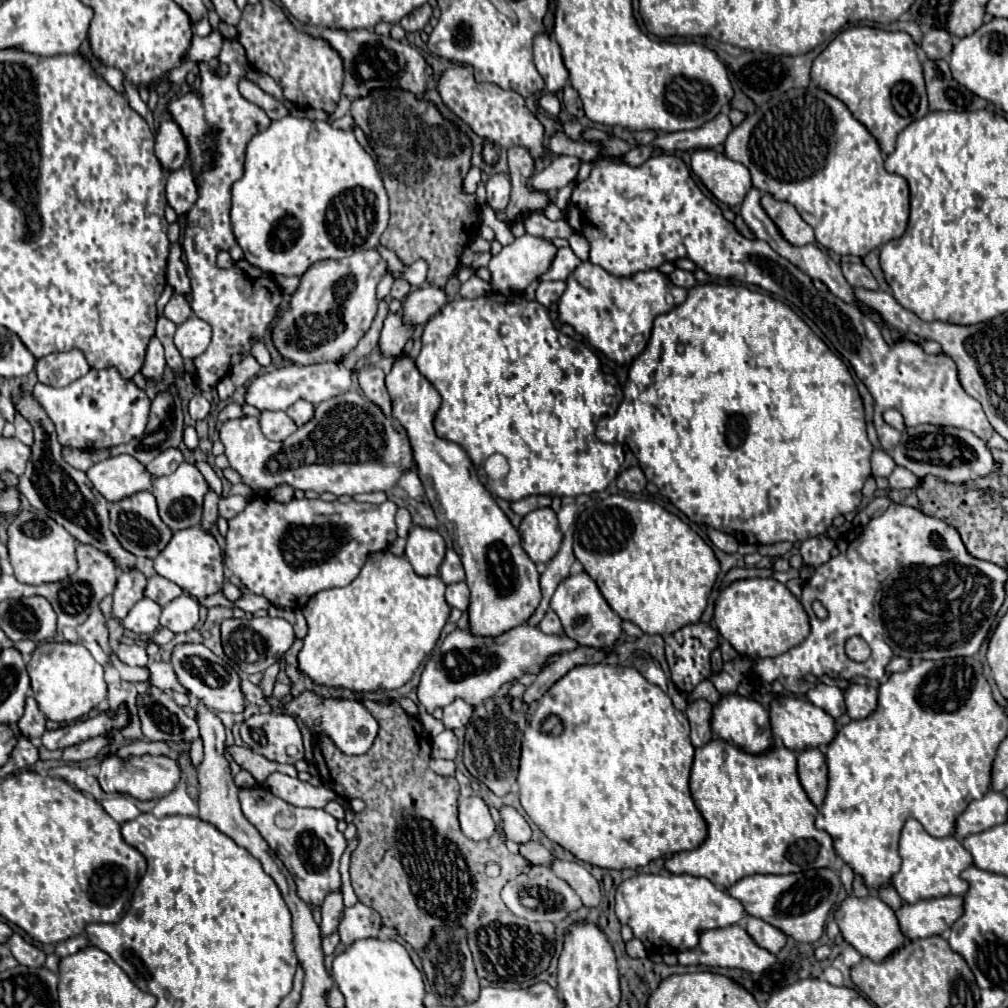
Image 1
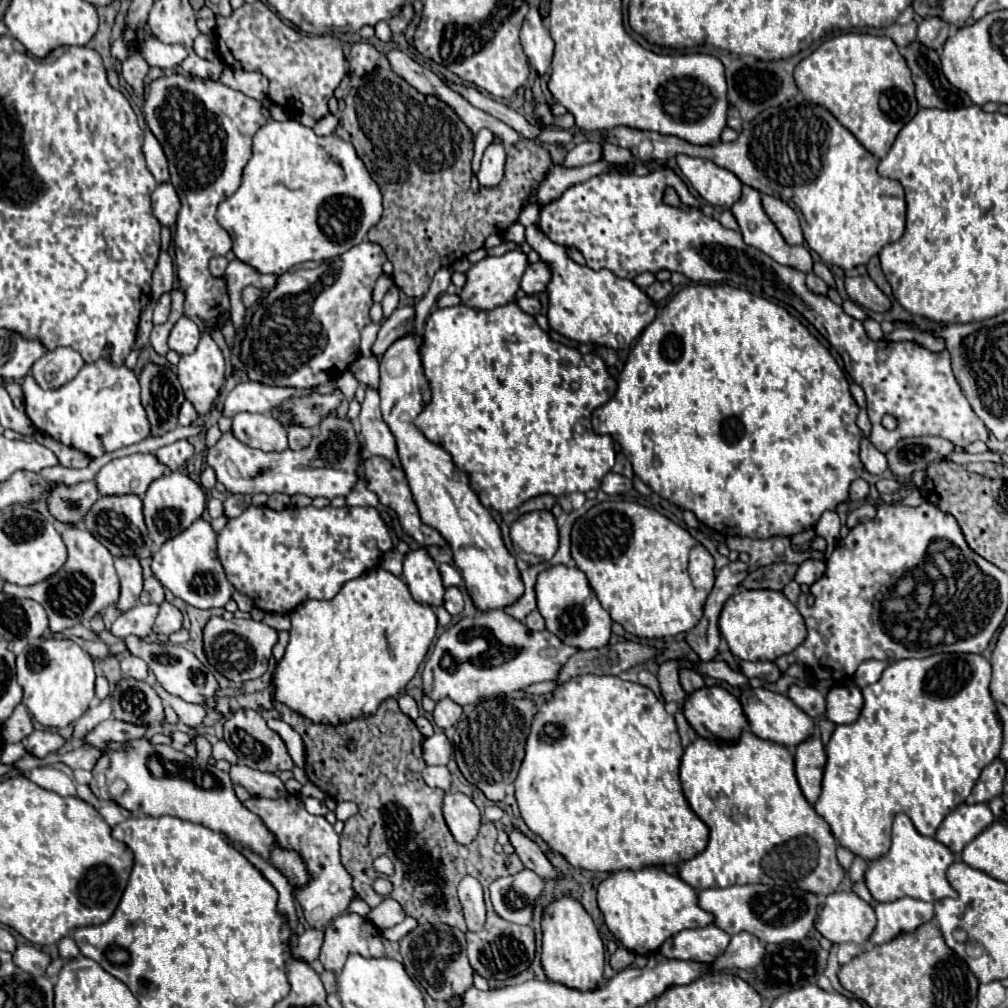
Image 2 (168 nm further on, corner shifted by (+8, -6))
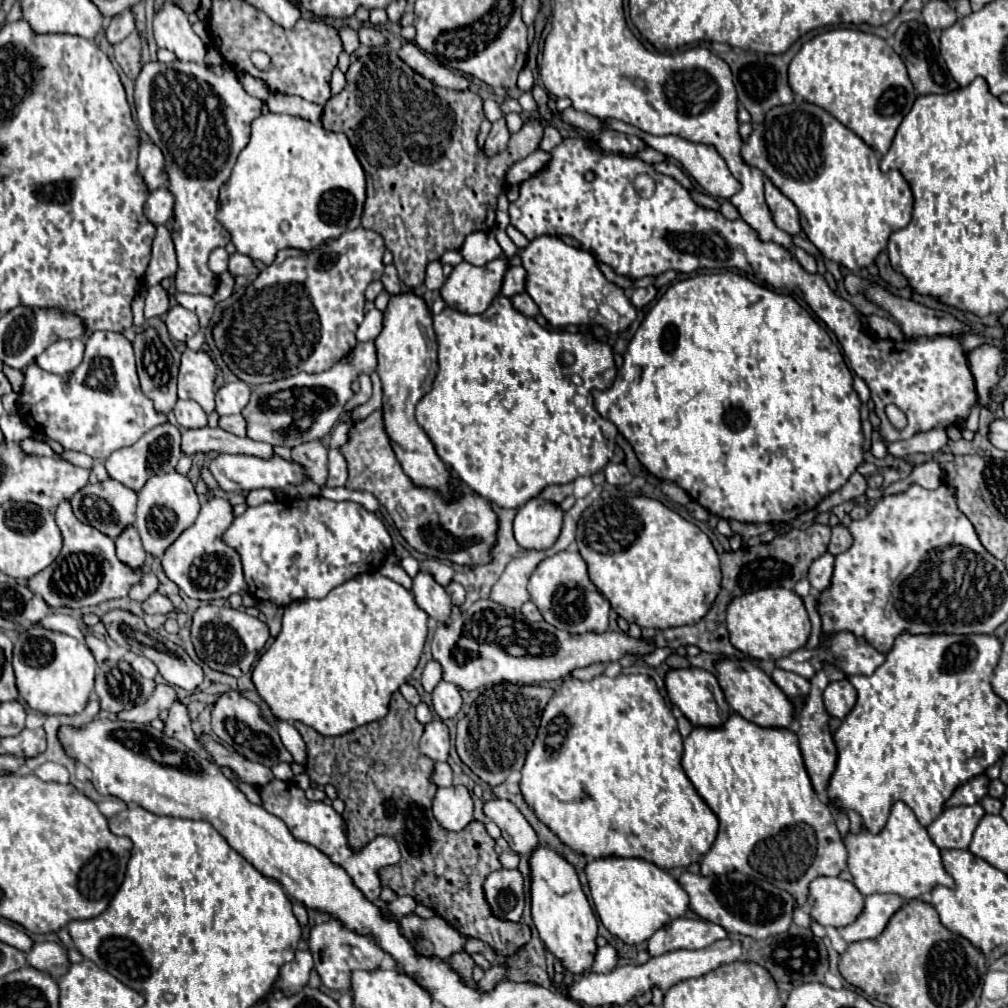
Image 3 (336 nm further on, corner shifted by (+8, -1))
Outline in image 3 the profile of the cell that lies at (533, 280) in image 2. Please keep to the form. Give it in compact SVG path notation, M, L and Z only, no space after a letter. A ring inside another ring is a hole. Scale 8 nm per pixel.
M518 265L518 267L508 267L506 271L506 277L502 281L502 289L500 289L500 295L504 297L512 297L516 293L522 293L524 291L524 279L526 279L526 271Z

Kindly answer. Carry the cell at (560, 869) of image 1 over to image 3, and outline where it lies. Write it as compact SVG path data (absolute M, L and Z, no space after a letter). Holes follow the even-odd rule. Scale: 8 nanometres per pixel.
M490 799L484 801L482 811L490 817L502 831L502 837L508 841L510 849L518 855L532 853L538 847L538 835L530 827L530 823L522 817L522 813L506 799Z

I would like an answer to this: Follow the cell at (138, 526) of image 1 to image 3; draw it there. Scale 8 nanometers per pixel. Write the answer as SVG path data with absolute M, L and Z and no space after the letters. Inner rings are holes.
M106 479L106 481L96 483L96 485L90 485L90 483L84 485L78 493L74 493L74 497L70 499L70 505L72 505L76 519L80 519L82 523L88 523L88 525L96 527L98 531L106 533L108 537L116 539L124 527L134 523L136 493L114 479Z

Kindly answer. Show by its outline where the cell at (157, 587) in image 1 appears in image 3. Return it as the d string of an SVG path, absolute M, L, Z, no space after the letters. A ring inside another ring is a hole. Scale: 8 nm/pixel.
M146 573L142 577L140 583L136 583L132 589L130 589L130 599L134 601L146 601L146 597L150 597L154 591L158 589L158 579L154 573Z

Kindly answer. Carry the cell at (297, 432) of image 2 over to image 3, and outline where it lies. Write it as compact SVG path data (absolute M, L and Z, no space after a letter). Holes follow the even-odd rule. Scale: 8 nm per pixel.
M308 441L292 449L292 459L306 469L306 477L316 485L324 485L328 477L328 451L320 441Z

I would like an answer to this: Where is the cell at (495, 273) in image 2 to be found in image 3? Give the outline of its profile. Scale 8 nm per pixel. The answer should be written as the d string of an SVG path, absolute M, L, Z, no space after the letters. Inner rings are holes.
M504 257L490 261L484 267L474 267L466 261L458 263L444 281L440 295L444 303L462 313L484 313L490 301L500 293L508 261Z

